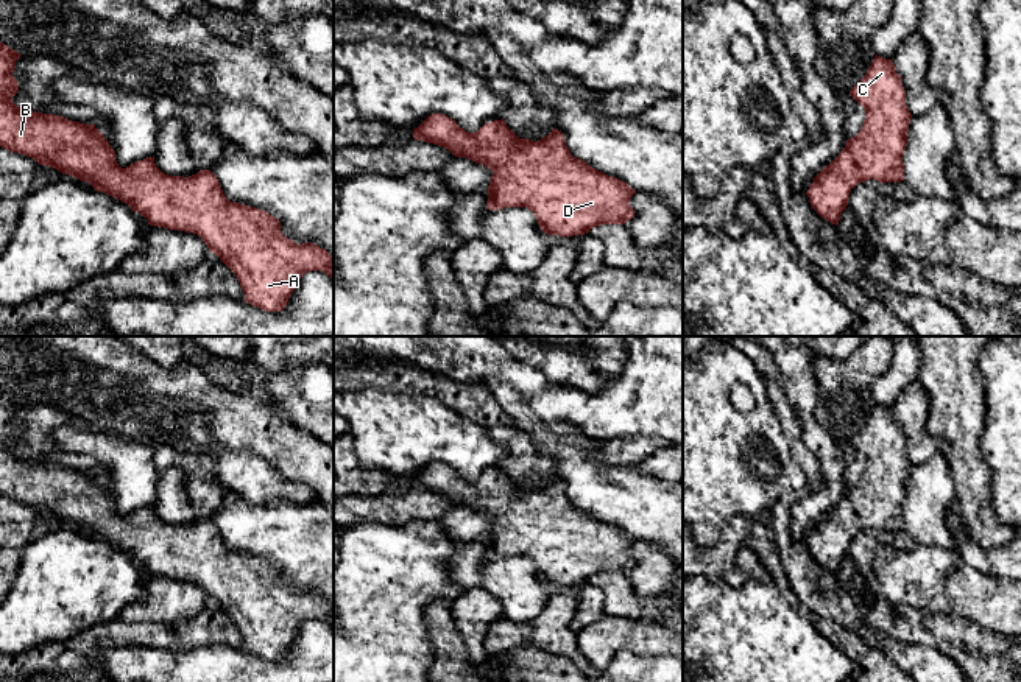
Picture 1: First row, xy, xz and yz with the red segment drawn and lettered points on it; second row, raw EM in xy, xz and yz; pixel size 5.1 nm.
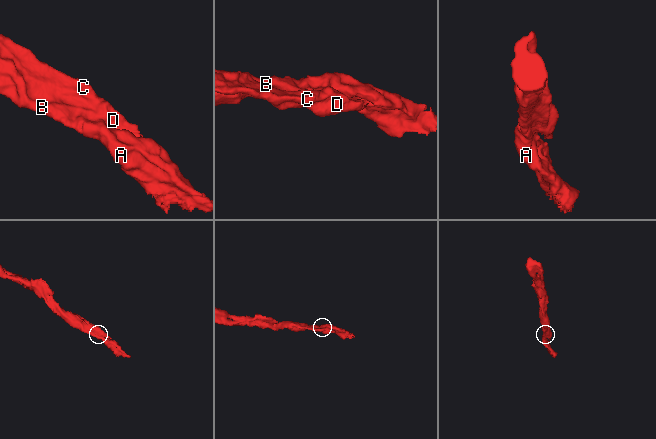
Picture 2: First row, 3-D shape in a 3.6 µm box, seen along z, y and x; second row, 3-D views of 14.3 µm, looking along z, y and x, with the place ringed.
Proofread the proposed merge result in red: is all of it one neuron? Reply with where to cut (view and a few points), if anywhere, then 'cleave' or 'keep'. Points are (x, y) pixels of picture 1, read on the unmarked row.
no cut | keep

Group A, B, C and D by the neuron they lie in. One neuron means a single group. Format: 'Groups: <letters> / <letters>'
Groups: A B C D

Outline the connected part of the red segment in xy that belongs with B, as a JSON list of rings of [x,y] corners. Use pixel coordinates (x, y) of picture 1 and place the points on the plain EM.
[[[0,391],[0,495],[34,508],[62,523],[89,531],[97,540],[128,553],[150,575],[196,582],[210,601],[235,623],[245,642],[245,651],[263,660],[282,660],[298,629],[310,620],[323,620],[334,629],[334,607],[313,592],[298,593],[281,581],[281,571],[265,559],[229,550],[217,525],[200,519],[189,526],[162,522],[154,504],[122,517],[115,500],[95,473],[72,470],[59,464],[33,461],[14,453],[19,433],[12,425],[16,399]]]

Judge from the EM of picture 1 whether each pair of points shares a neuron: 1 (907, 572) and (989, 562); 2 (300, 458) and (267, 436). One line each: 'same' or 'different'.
1: different
2: same

